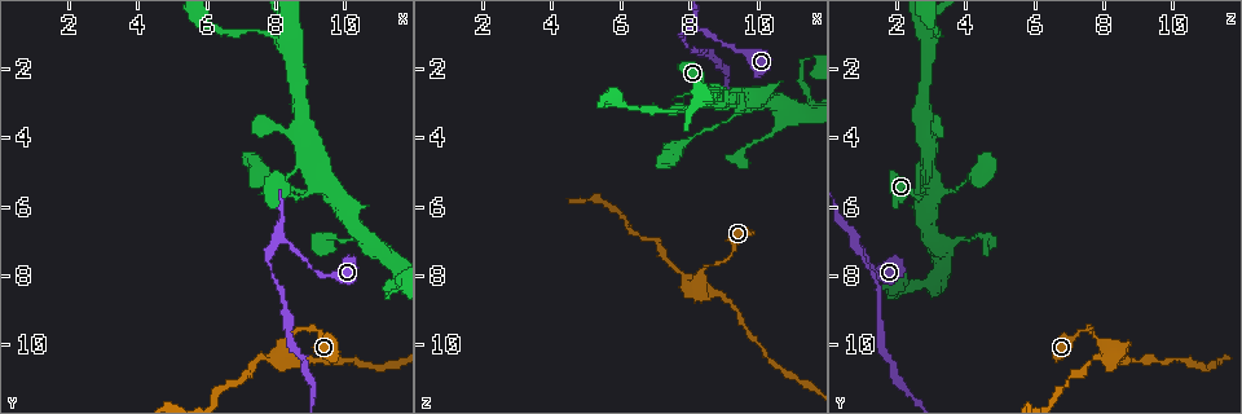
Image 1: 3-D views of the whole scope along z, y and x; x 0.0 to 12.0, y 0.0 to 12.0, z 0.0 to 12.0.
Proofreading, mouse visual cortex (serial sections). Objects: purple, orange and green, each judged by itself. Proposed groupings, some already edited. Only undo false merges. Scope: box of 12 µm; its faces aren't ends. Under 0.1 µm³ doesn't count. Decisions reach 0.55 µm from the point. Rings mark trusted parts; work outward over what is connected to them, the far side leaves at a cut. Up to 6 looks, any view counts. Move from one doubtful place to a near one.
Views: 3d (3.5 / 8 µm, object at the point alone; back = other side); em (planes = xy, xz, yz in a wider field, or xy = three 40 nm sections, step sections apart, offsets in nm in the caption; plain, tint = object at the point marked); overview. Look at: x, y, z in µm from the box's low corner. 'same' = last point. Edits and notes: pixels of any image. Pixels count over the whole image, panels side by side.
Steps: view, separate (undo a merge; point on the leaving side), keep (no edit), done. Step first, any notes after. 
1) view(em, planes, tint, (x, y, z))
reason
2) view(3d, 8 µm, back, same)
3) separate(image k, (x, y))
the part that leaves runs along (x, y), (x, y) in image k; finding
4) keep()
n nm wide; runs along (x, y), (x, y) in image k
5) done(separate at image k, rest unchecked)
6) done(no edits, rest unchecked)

view(3d, 3.5 µm, back, (8.1, 7.0, 0.8))
arms part here

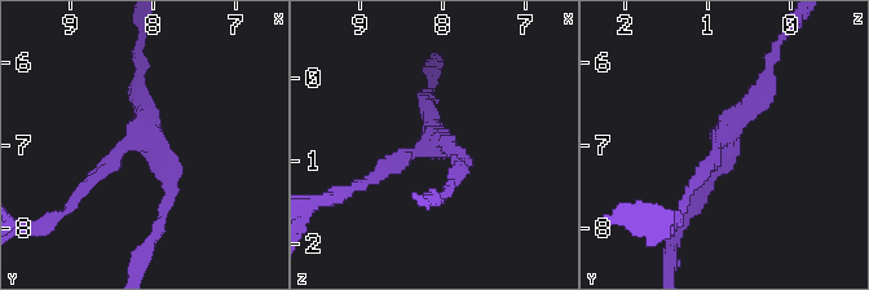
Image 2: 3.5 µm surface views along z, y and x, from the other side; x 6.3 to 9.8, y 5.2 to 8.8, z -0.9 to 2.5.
view(em, planes, tint, (8.10, 6.90, 0.80))
3 arms; arms of 150, 200, 200 nm; need the tissue

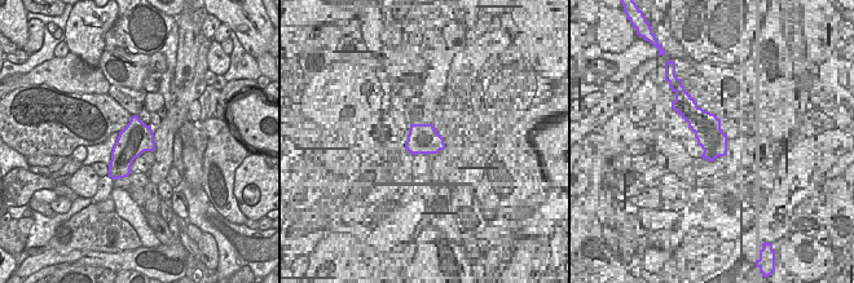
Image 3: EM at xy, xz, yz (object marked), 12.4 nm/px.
view(em, xy, step 2, tint, same)

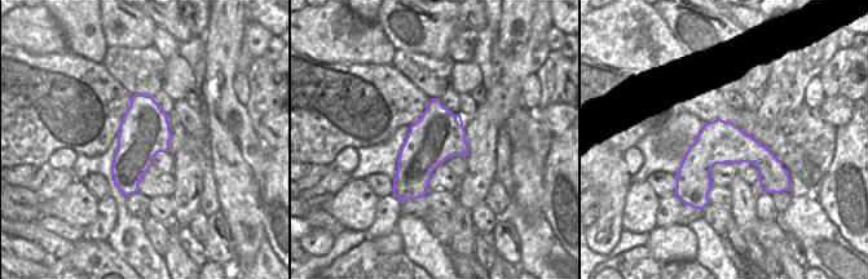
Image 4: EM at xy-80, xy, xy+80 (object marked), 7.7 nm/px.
keep()
runs along (78, 194), (145, 139), (166, 207) in image 2; all the same cell

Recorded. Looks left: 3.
view(3d, 3.5 µm, (9.4, 5.3, 2.9))
narrows sharply

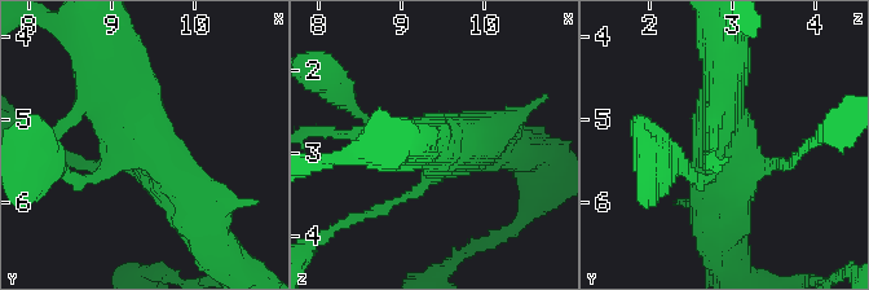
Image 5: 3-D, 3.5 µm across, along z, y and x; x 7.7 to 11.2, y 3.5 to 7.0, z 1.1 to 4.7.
view(em, xy, step 3, tint, (9.30, 5.30, 2.85))
shape alone is not enough

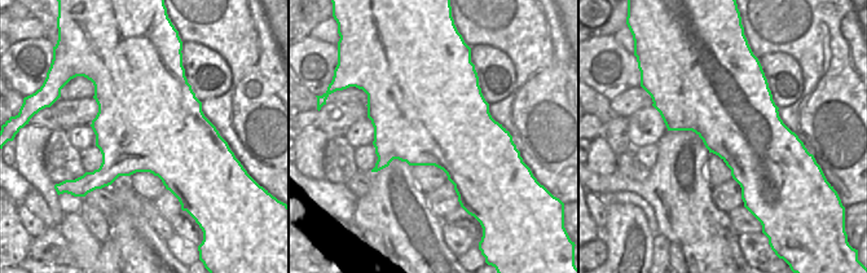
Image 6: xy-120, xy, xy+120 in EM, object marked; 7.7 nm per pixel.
view(em, xy, step 1, tint, same)

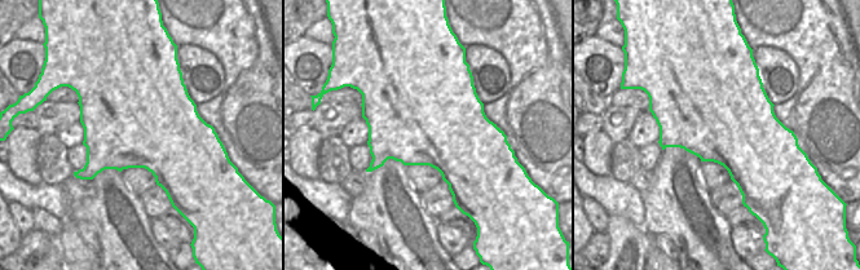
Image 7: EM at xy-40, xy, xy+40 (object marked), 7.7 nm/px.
keep()
arms of 150, 150, 600, 600 nm; runs along (71, 176), (139, 141), (107, 61) in image 5; continuous, no second cell

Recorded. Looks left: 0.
done(no edits, rest unchecked)

